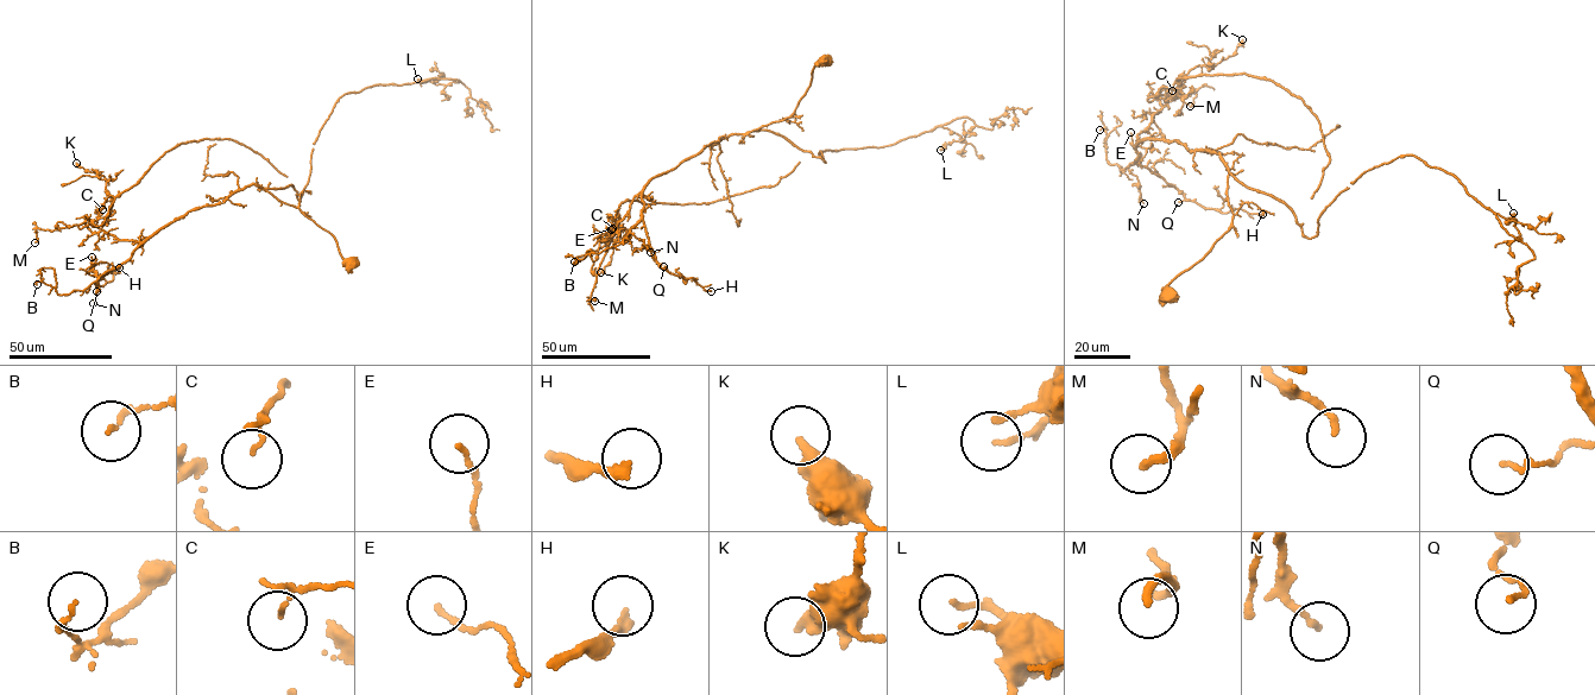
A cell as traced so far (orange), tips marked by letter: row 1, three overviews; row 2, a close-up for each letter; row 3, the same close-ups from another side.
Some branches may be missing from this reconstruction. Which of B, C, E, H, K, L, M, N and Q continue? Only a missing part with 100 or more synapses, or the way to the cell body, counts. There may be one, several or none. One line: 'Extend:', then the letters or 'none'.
Extend: none

